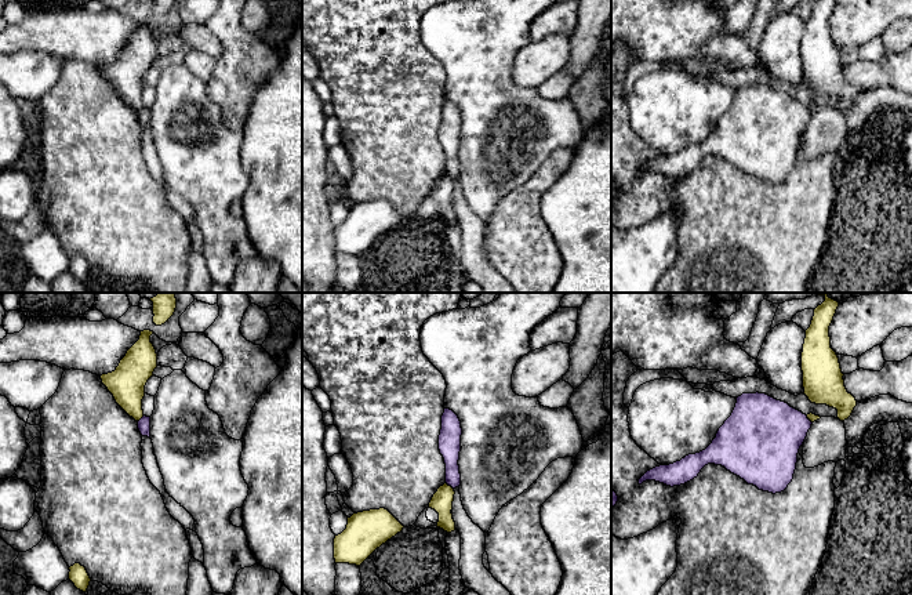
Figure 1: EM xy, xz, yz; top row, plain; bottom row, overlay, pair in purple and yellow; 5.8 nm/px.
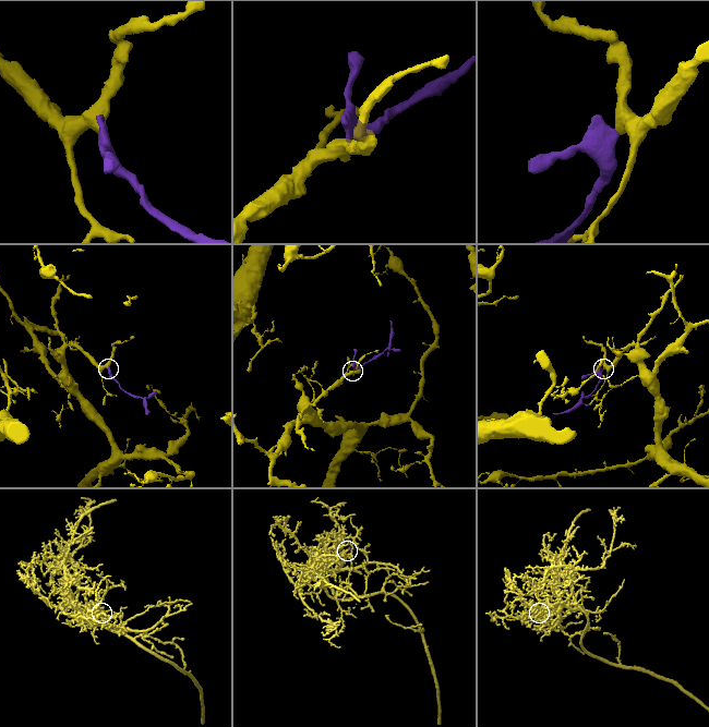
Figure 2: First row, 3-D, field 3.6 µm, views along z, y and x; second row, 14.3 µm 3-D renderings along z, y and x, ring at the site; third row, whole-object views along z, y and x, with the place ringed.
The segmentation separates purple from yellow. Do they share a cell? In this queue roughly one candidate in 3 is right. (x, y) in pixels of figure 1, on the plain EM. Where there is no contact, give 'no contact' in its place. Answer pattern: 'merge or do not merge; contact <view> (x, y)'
do not merge; contact xz (450, 176)

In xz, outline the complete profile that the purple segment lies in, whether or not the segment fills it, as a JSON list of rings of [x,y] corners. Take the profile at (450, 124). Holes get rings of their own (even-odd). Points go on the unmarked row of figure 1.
[[[444,99],[442,106],[442,120],[439,126],[439,141],[446,155],[446,174],[453,179],[459,178],[461,175],[461,164],[458,156],[461,126],[462,119],[458,106],[453,101]]]

